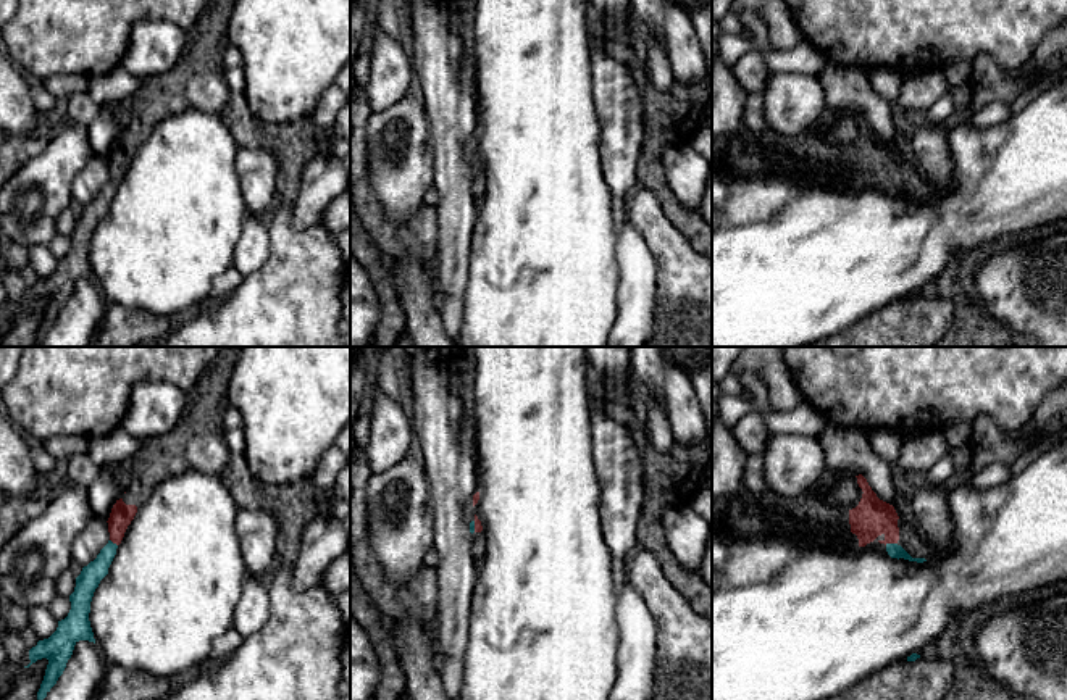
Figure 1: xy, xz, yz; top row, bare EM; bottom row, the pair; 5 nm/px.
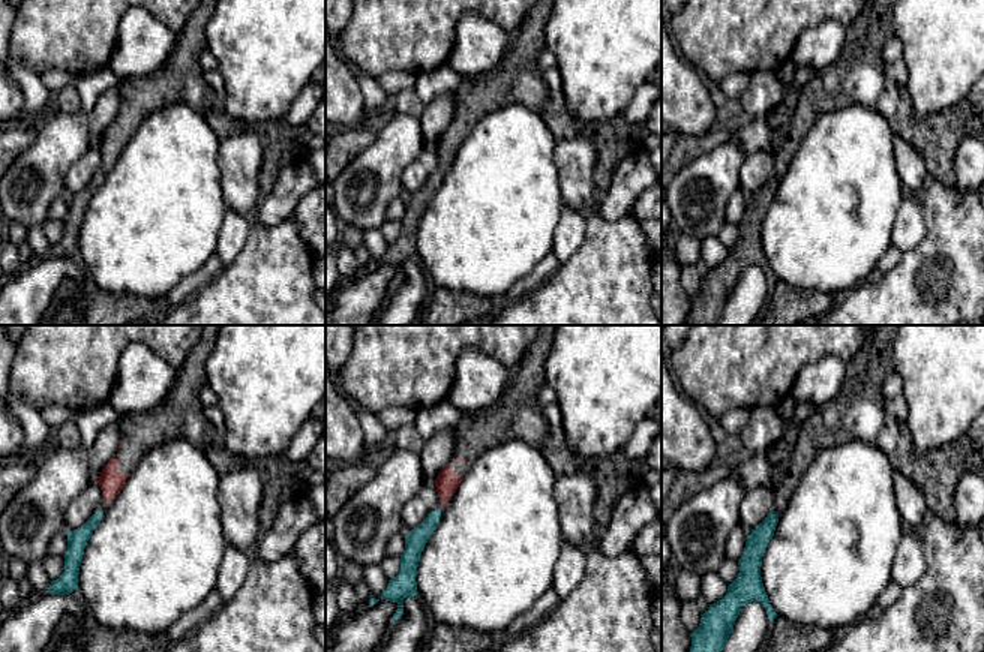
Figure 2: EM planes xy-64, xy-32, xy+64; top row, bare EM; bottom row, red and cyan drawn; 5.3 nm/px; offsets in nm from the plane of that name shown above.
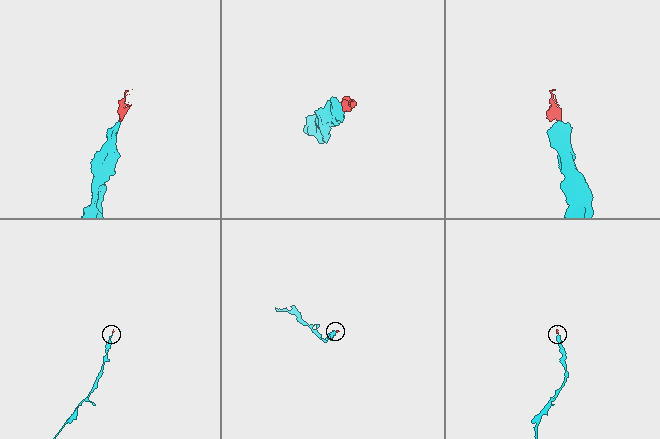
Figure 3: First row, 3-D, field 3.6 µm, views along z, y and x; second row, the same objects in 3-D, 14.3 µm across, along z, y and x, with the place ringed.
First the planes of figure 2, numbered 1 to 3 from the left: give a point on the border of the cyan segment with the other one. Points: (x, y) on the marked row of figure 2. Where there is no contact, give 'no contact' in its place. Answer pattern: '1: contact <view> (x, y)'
1: no contact
2: no contact
3: no contact

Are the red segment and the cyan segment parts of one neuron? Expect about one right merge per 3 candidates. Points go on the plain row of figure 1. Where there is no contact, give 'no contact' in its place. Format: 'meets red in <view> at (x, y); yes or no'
meets red in yz at (890, 181); yes

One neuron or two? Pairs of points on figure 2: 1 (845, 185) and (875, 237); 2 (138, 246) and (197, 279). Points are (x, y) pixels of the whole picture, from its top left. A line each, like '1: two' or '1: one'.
1: one
2: two

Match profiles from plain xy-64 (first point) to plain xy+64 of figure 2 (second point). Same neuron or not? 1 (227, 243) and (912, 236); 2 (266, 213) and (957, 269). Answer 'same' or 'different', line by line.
1: same
2: different

